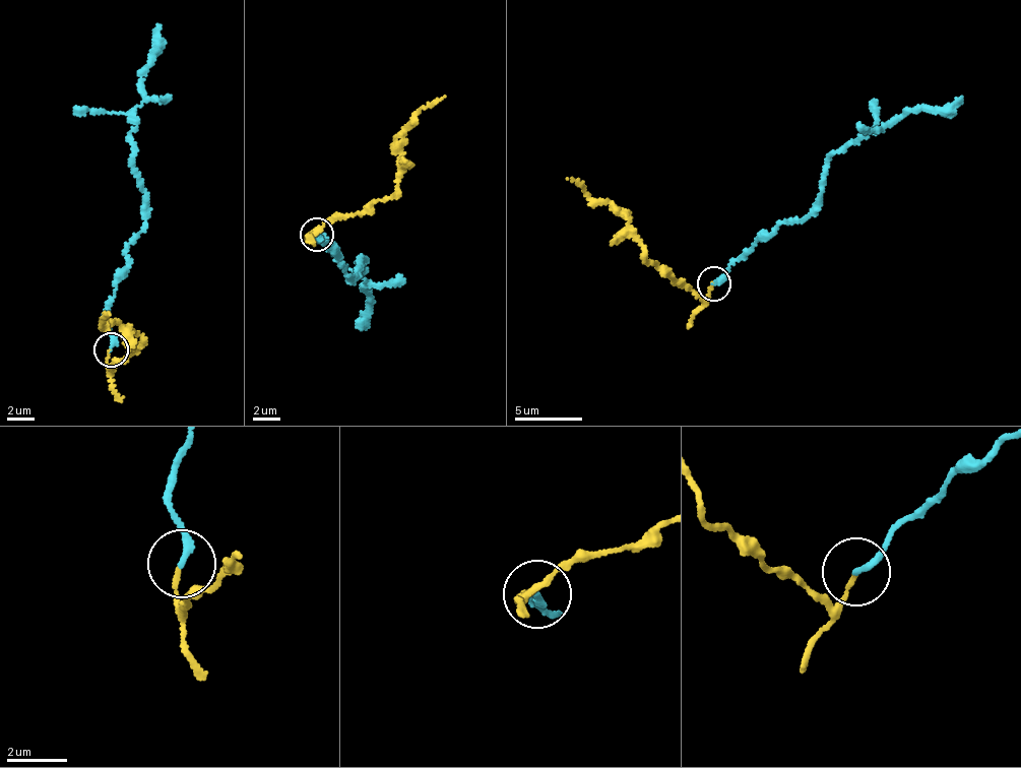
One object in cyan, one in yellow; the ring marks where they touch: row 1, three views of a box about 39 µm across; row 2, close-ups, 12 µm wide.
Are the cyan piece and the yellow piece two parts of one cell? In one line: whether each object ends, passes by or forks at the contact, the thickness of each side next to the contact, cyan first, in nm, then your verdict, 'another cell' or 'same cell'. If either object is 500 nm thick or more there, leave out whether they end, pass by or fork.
cyan ends | yellow ends | 220/140 nm | another cell

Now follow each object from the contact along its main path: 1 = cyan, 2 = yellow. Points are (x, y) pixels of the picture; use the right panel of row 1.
1: (714, 283), (782, 221), (798, 222), (811, 212), (823, 191), (828, 157), (912, 110), (943, 111), (961, 97)
2: (714, 283), (702, 296), (643, 260), (628, 217), (592, 199), (567, 179)

